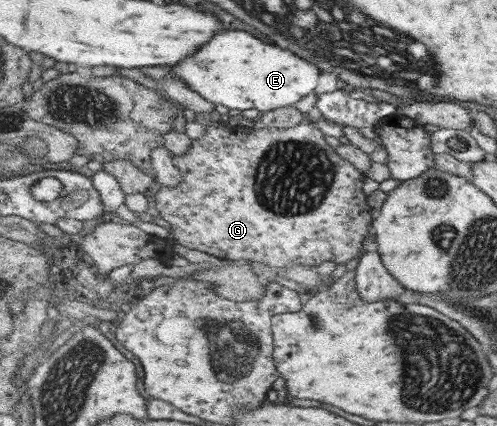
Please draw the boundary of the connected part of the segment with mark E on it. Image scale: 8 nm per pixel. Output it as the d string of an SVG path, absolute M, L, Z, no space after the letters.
M243 30L221 32L211 38L199 54L193 54L187 62L179 62L179 66L173 65L173 74L209 102L228 109L257 109L263 113L291 106L315 92L319 86L320 71L317 63L307 62L293 52L267 44Z

